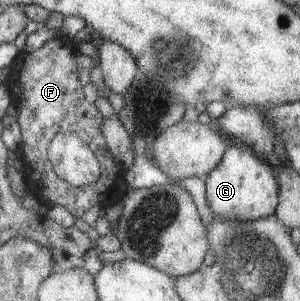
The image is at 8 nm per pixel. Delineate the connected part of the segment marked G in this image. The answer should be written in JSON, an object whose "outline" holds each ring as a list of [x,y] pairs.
{"outline":[[[231,142],[220,162],[203,178],[205,202],[213,216],[224,220],[250,222],[275,214],[278,202],[278,185],[272,175],[272,167],[266,159],[256,156],[245,144]]]}

